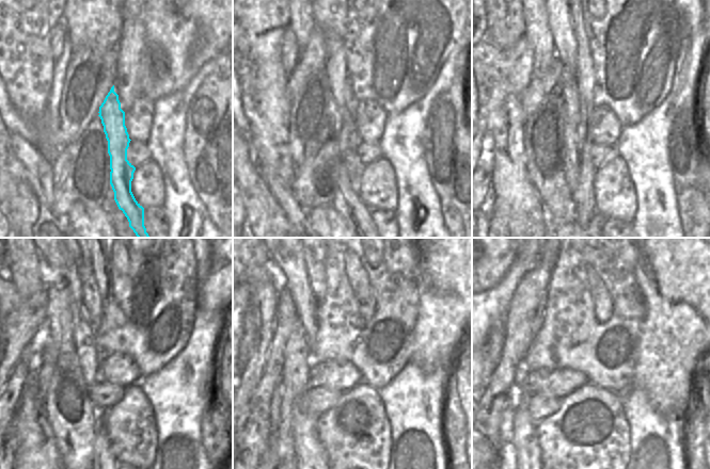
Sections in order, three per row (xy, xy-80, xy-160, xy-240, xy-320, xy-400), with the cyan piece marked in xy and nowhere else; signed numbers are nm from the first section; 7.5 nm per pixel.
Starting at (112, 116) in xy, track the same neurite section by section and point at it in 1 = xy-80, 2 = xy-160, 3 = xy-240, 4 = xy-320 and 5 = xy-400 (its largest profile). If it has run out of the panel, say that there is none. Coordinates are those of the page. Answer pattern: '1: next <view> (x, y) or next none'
1: next xy-80 (335, 68)
2: next xy-160 (559, 20)
3: next xy-240 (81, 259)
4: next none
5: next none

